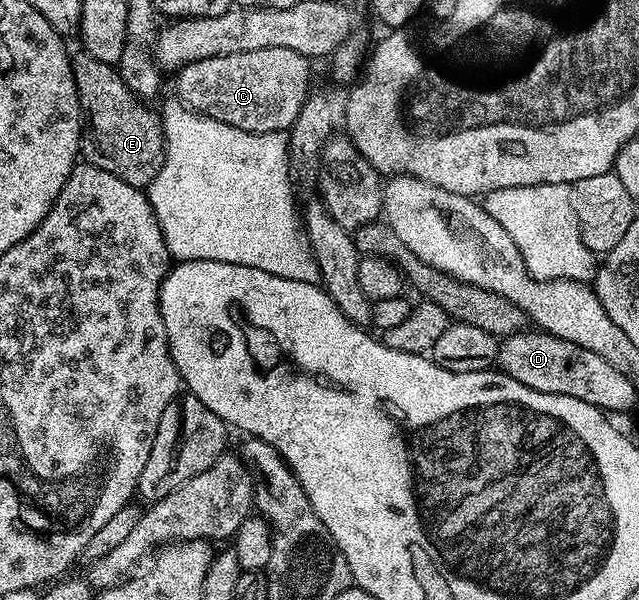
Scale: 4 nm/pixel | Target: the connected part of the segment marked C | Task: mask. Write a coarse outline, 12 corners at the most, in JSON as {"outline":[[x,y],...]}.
{"outline":[[293,48],[190,62],[174,93],[250,134],[287,132],[312,89]]}

